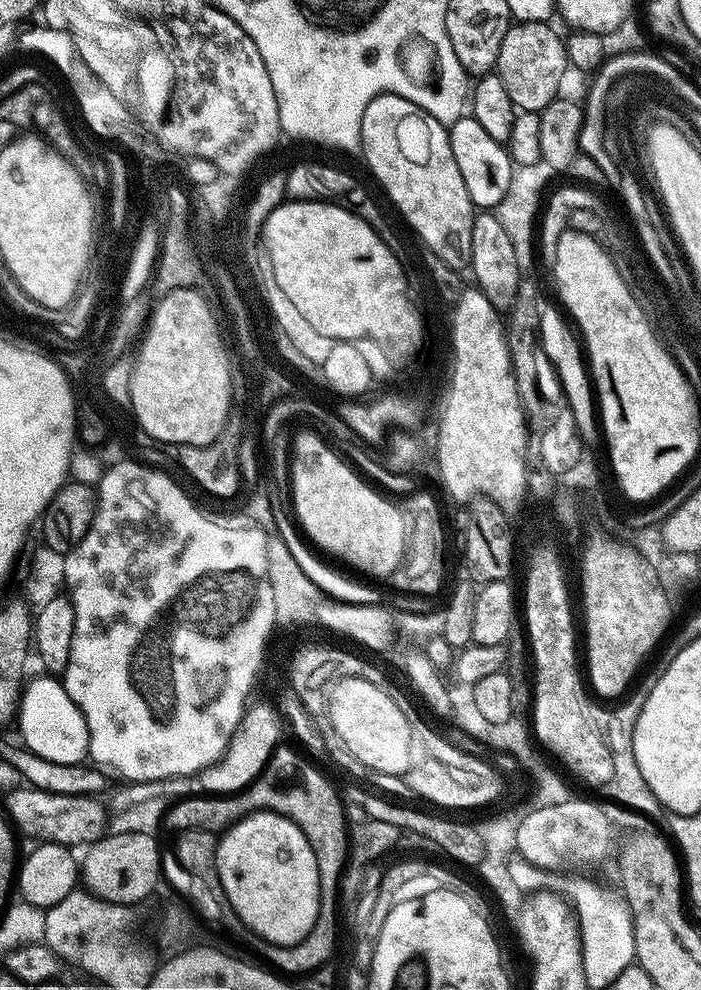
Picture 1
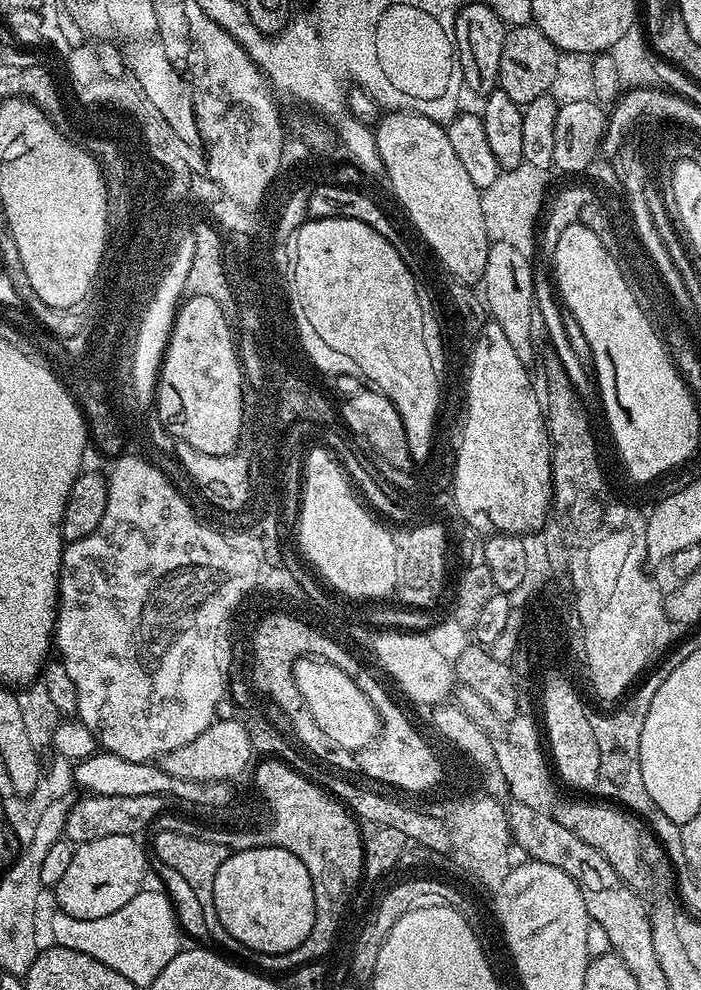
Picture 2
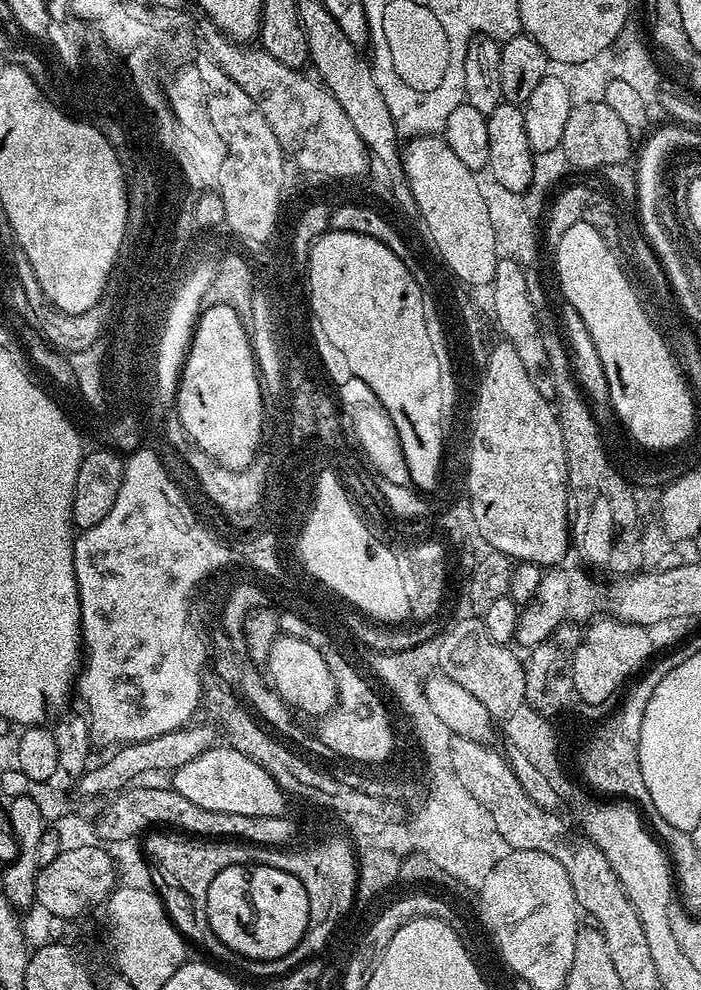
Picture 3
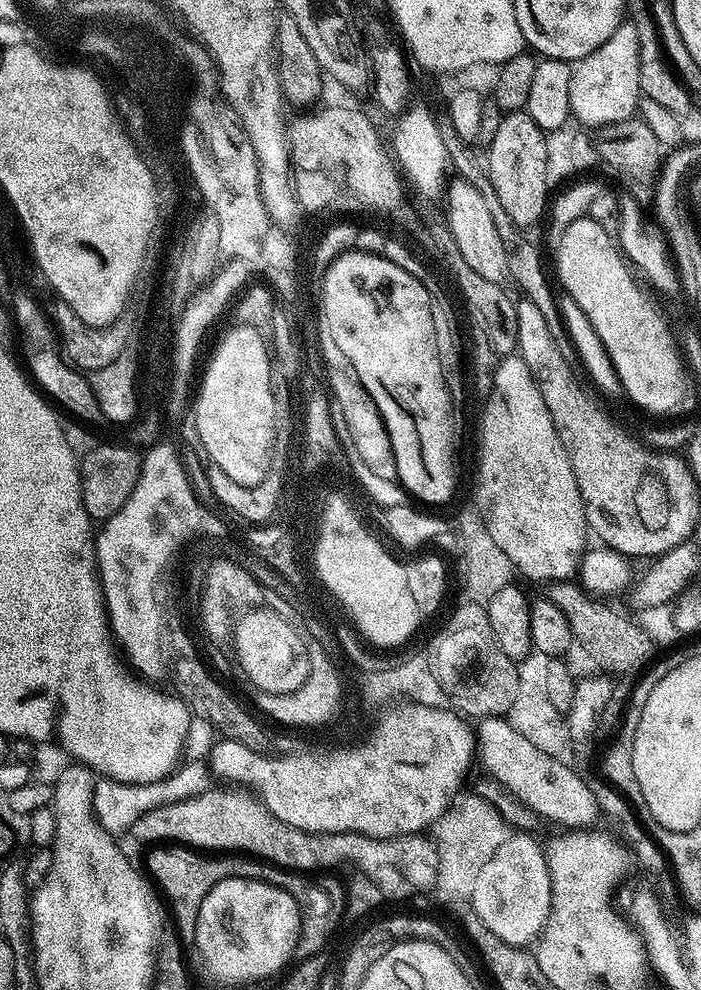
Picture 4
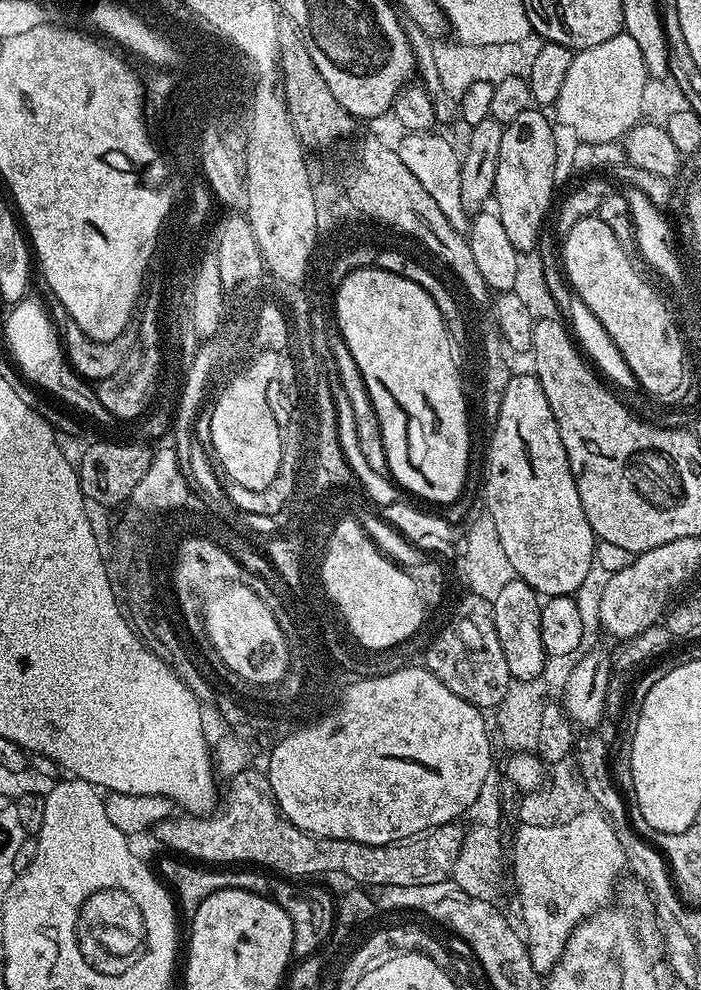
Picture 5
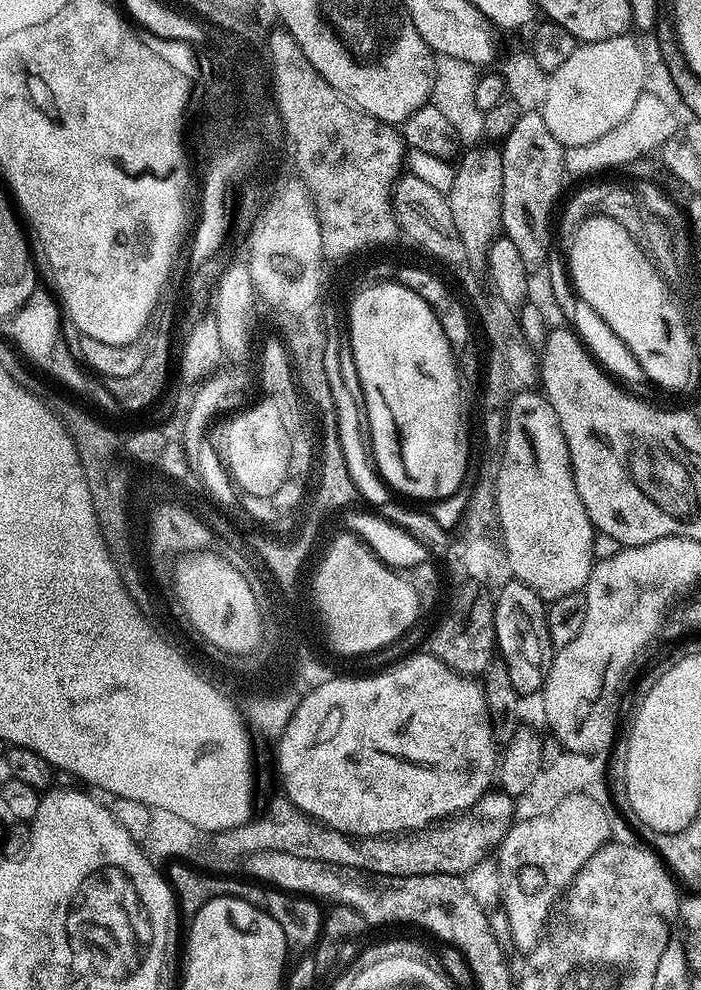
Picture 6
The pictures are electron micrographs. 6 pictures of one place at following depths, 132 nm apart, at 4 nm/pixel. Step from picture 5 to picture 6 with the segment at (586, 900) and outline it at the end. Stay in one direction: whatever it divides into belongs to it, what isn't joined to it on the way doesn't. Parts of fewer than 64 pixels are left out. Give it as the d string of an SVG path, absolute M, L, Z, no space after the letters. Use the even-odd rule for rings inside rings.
M576 793L541 817L513 823L505 834L494 859L500 875L502 910L512 920L511 942L523 954L532 952L544 935L550 913L573 877L602 845L609 843L612 824L608 817L609 810L584 793Z

